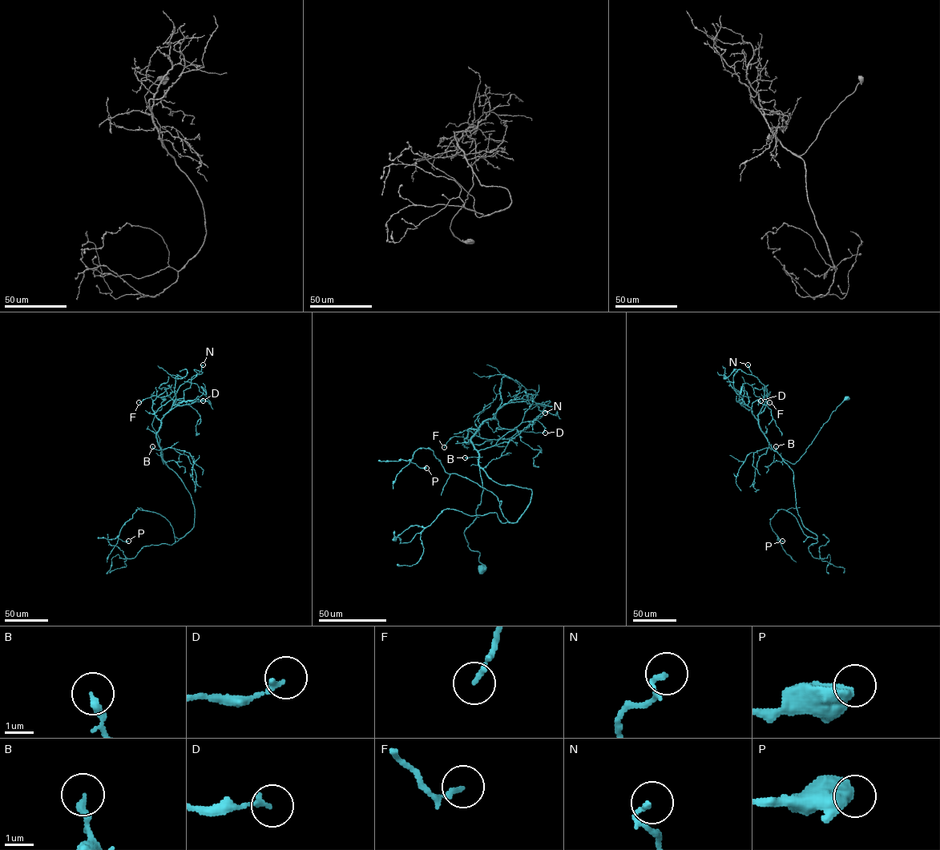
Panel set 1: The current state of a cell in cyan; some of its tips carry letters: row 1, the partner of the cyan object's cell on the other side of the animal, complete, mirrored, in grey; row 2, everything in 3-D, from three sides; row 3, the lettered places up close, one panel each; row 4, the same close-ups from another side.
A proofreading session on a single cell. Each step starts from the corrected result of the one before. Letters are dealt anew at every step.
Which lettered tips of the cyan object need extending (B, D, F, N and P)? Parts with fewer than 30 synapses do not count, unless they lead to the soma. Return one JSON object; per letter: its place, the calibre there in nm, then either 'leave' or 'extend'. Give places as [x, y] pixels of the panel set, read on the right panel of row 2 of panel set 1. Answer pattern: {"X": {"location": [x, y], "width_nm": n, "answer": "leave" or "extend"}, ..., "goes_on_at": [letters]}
{"B": {"location": [776, 446], "width_nm": 240, "answer": "leave"}, "D": {"location": [760, 400], "width_nm": 200, "answer": "leave"}, "F": {"location": [769, 402], "width_nm": 160, "answer": "leave"}, "N": {"location": [748, 364], "width_nm": 170, "answer": "leave"}, "P": {"location": [782, 541], "width_nm": 600, "answer": "leave"}, "goes_on_at": []}

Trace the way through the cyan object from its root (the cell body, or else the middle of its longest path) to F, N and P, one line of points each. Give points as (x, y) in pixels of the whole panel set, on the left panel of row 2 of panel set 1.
F: (163, 399), (151, 424), (159, 439), (163, 464), (156, 437), (160, 421), (152, 408), (156, 396), (139, 402)
N: (163, 399), (151, 424), (163, 464), (156, 437), (160, 421), (155, 412), (199, 373), (203, 364)
P: (163, 399), (151, 426), (194, 525), (178, 538), (138, 509), (117, 537), (128, 541)

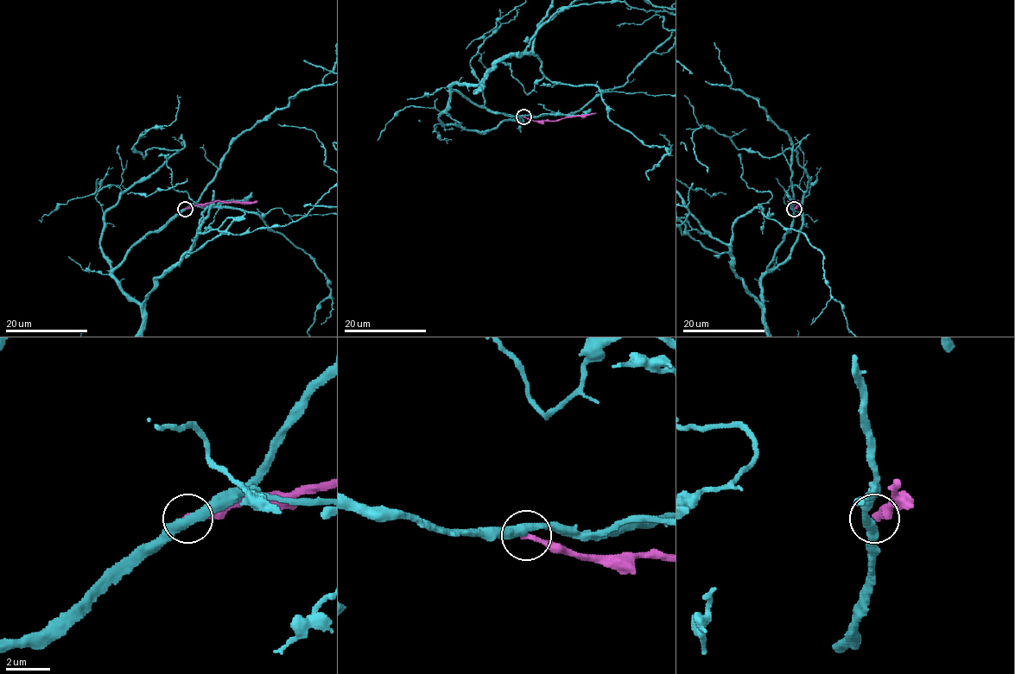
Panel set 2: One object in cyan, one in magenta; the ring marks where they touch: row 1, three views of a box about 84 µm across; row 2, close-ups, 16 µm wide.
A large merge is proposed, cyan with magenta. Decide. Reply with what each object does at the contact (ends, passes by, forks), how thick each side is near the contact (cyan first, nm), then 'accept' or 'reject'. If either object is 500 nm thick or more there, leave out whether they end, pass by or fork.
cyan passes by | magenta ends | 400/240 nm | reject

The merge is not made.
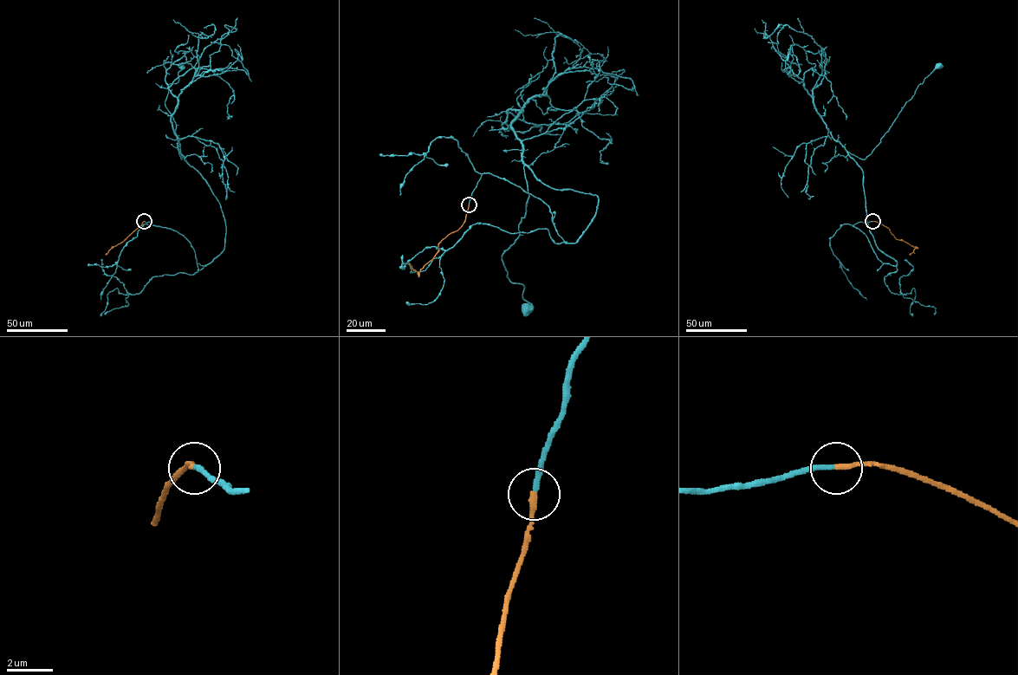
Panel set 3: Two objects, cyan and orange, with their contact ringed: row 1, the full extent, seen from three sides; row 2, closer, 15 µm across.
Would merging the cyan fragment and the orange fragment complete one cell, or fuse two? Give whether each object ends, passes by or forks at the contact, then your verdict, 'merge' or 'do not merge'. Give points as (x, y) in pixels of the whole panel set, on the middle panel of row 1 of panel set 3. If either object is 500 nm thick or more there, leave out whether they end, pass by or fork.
cyan ends; orange ends; merge

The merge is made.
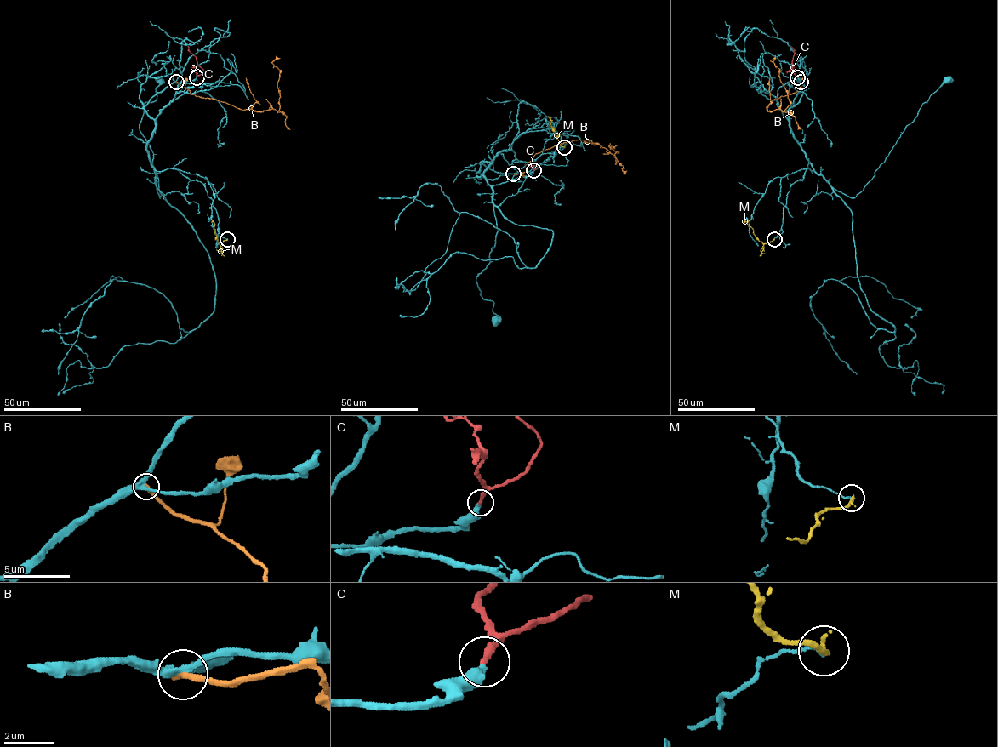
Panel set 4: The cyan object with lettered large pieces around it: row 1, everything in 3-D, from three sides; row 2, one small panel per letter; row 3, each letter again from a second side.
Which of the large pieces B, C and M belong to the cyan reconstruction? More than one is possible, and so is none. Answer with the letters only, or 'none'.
C

